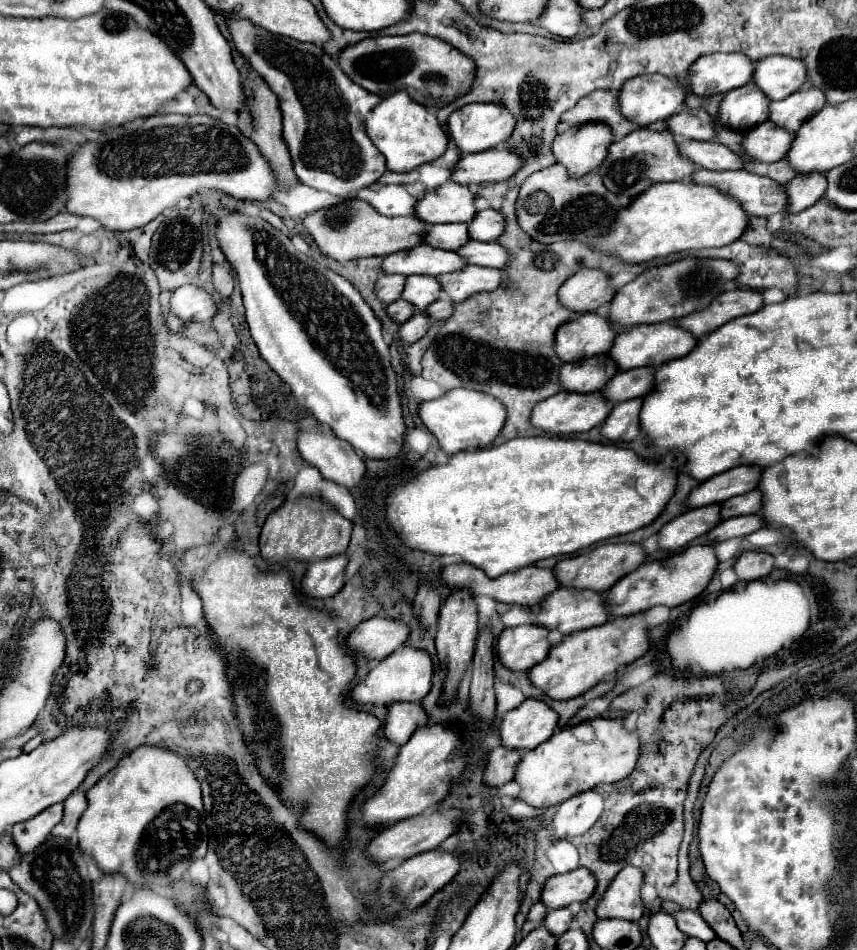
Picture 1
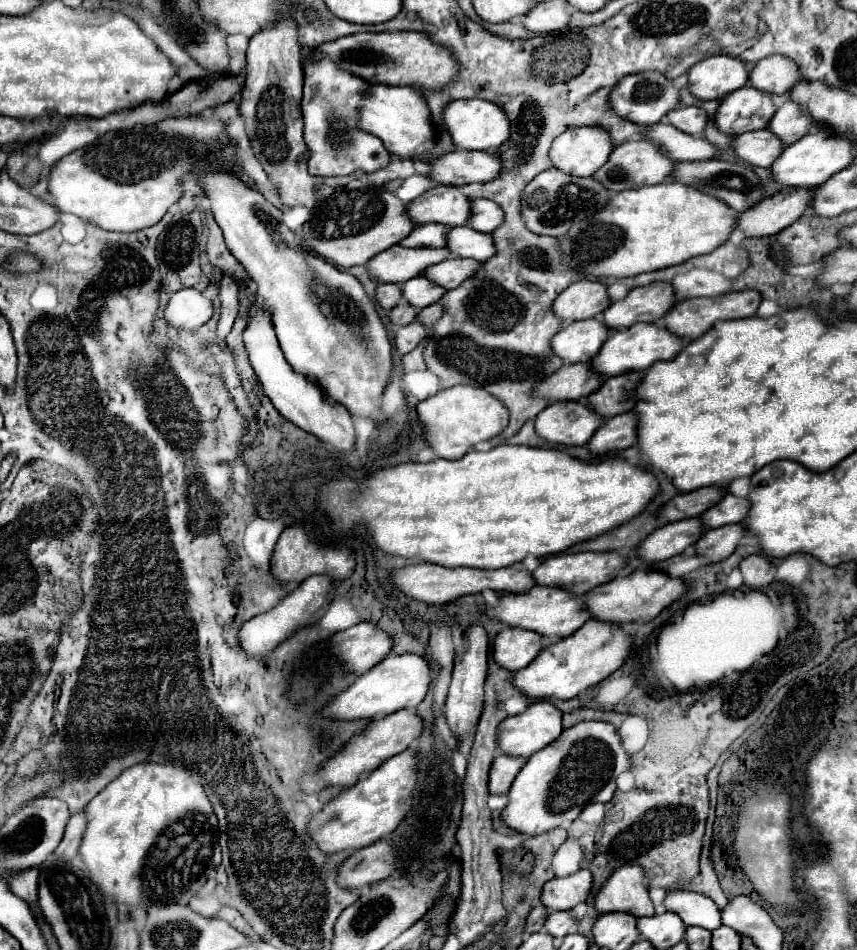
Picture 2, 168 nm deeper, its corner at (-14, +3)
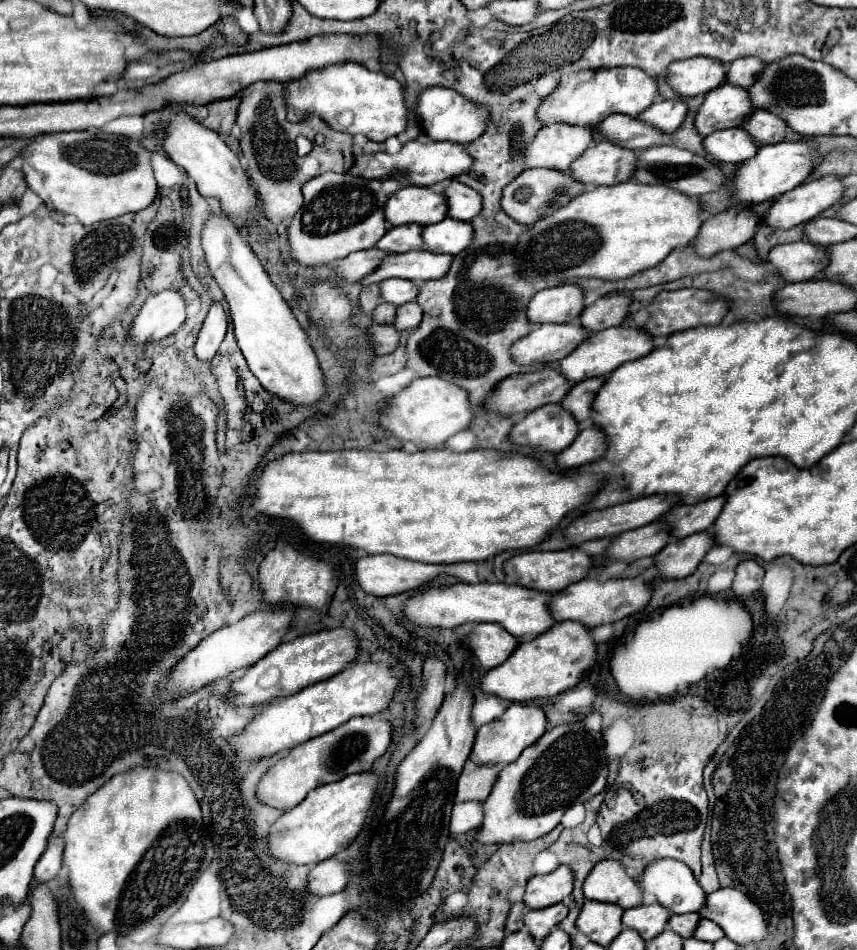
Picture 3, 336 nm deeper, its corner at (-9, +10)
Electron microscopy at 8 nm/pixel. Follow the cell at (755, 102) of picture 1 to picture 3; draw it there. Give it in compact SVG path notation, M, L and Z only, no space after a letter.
M723 83L721 87L707 93L695 117L695 127L703 137L707 137L719 129L741 127L741 121L745 121L745 117L751 117L753 111L755 109L749 101L747 89Z

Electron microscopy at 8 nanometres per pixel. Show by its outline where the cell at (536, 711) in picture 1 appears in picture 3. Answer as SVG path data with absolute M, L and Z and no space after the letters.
M513 703L499 719L479 727L479 735L475 737L471 759L475 763L495 763L495 765L509 765L513 763L525 747L535 743L547 729L547 717L541 707Z

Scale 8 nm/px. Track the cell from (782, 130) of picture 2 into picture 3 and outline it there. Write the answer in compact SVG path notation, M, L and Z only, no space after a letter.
M759 109L741 127L753 137L757 145L781 143L789 133L789 127L785 125L785 121L781 121L781 117L777 117L775 113L763 113Z

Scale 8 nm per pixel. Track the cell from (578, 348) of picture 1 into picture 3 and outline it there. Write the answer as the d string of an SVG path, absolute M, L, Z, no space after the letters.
M545 323L533 329L527 337L519 339L511 353L515 361L529 365L529 363L555 363L565 359L581 341L585 341L587 331L579 323L563 323L553 325Z

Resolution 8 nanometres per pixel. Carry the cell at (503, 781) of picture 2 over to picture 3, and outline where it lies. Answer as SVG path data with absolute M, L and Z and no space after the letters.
M467 761L457 781L457 799L485 801L491 793L491 785L497 781L497 775L499 775L497 765L475 765L473 761Z

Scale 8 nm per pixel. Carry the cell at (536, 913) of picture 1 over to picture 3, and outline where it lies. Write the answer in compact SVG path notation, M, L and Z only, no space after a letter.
M523 901L513 903L513 907L511 907L511 911L509 911L509 917L507 917L505 929L507 929L509 933L521 931L521 929L523 929L523 915L525 915L525 903L523 903Z

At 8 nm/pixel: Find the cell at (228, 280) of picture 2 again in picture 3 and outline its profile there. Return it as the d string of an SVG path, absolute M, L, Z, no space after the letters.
M213 303L207 317L205 317L205 323L203 323L201 331L199 331L197 343L195 343L197 359L211 361L213 355L217 353L223 337L225 337L225 331L227 331L225 309L223 309L221 303Z

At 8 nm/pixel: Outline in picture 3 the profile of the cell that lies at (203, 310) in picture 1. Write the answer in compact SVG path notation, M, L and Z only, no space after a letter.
M161 291L151 295L141 307L131 327L131 339L135 343L159 341L173 335L187 317L187 301L179 291Z

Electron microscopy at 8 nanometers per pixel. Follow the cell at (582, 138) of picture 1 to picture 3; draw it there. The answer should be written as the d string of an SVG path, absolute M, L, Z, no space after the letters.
M553 123L543 127L525 149L527 167L547 167L567 171L569 165L593 143L589 127Z

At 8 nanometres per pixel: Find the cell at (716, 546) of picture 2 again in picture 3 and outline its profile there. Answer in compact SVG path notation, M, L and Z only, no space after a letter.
M701 531L679 541L669 543L661 553L655 555L655 567L659 575L669 579L681 579L691 575L703 561L707 551L715 545L715 537L709 531Z

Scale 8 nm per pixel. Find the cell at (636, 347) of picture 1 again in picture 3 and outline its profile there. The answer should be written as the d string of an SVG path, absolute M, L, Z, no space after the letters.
M623 323L619 327L611 327L611 329L603 329L599 333L591 333L591 337L585 343L581 343L571 355L567 355L561 361L559 369L571 383L577 383L577 381L583 381L589 377L607 375L627 361L649 355L653 351L653 347L655 347L655 337L649 337L649 333L645 333L643 329L625 329L625 323Z

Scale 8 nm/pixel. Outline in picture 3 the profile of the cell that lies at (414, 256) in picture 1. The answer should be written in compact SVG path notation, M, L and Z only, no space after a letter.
M375 247L369 251L357 251L341 261L337 261L335 269L345 281L361 281L365 275L373 273L373 269L377 269L377 265L381 265L381 261L387 255L389 253L375 249Z

